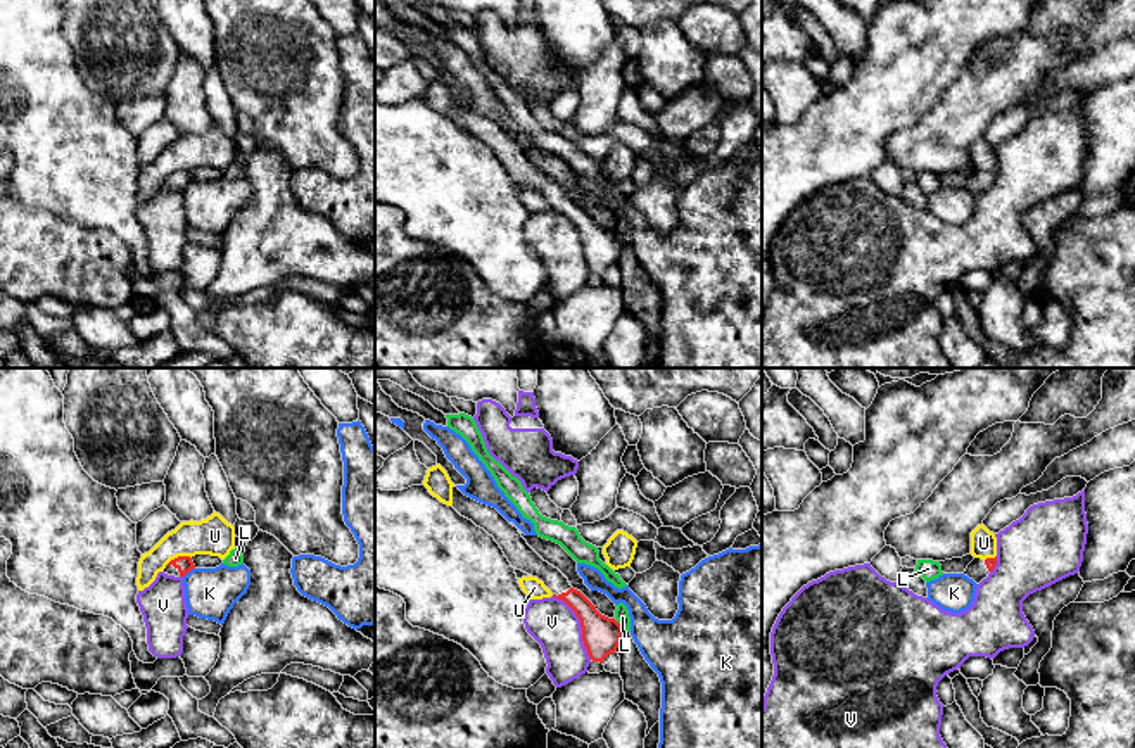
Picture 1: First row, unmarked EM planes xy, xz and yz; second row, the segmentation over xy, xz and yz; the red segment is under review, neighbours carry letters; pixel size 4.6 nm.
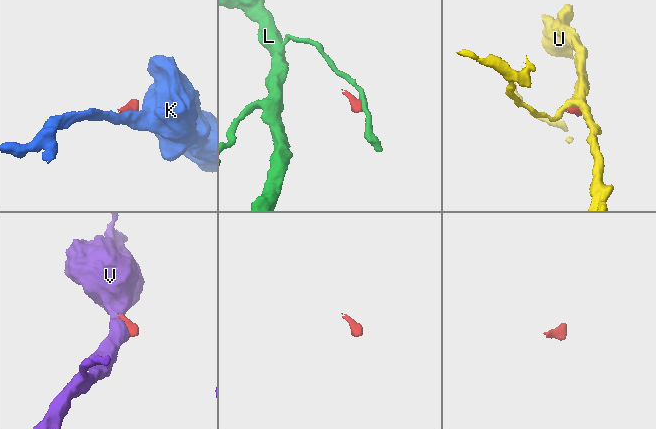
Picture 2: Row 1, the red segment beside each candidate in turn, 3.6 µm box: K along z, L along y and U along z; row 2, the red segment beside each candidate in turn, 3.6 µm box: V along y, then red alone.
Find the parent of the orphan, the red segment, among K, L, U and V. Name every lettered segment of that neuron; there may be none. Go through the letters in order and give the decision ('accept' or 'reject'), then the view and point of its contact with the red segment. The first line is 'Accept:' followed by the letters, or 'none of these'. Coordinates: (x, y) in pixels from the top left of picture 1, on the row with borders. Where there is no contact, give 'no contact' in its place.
Accept: none of these
K: reject; meets red in xy at (187, 572)
L: reject; meets red in xz at (621, 626)
U: reject; meets red in xy at (178, 557)
V: reject; meets red in xz at (581, 626)

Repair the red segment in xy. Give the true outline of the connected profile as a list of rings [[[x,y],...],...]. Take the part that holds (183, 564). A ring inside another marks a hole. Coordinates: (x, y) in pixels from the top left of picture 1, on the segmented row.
[[[178,556],[171,560],[162,572],[174,577],[185,577],[193,568],[195,565],[190,556]]]

